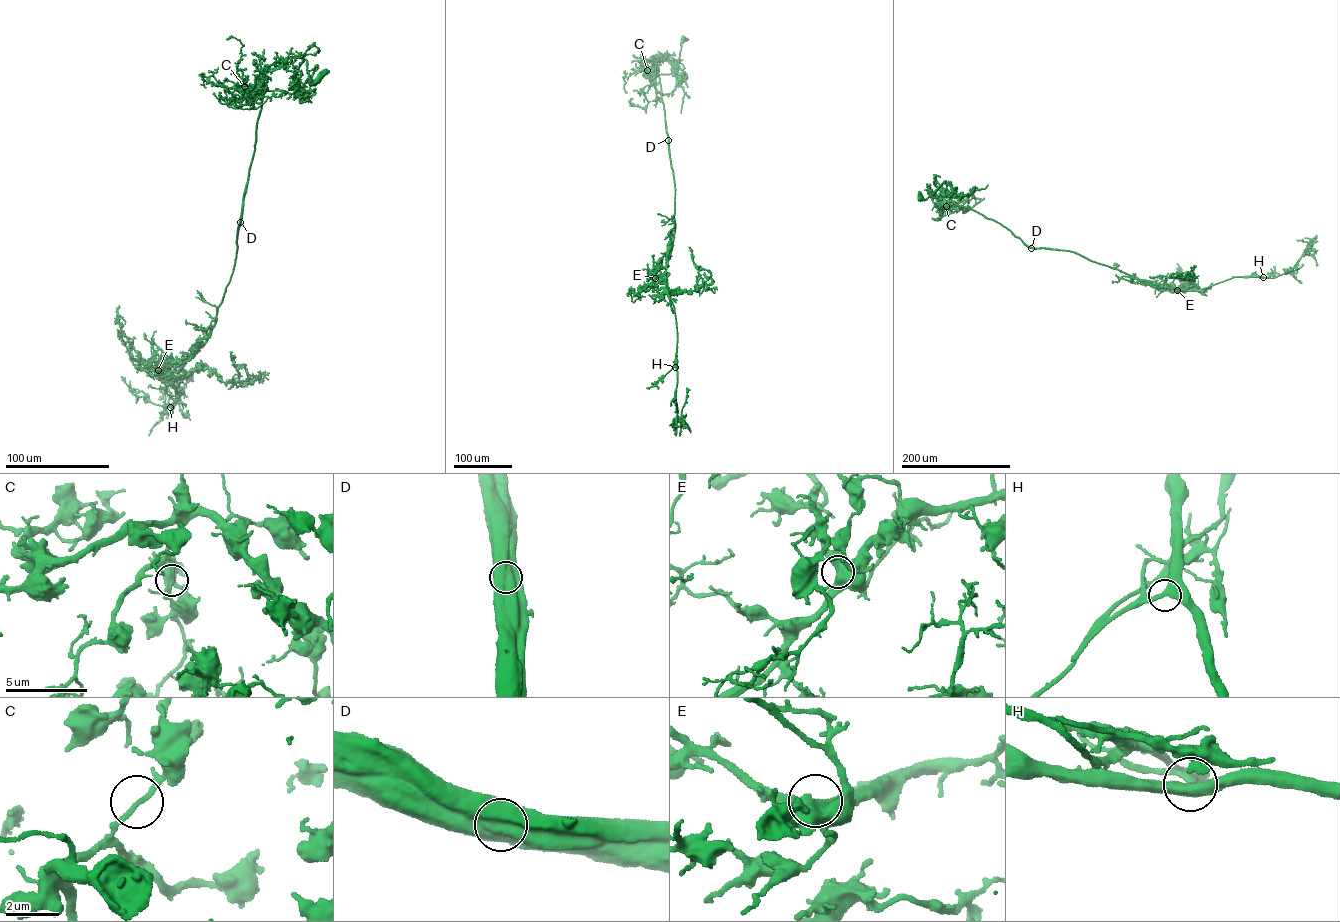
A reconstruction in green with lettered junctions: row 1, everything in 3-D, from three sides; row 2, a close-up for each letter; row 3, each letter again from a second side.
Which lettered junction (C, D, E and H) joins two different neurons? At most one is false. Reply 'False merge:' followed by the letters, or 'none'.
False merge: D

